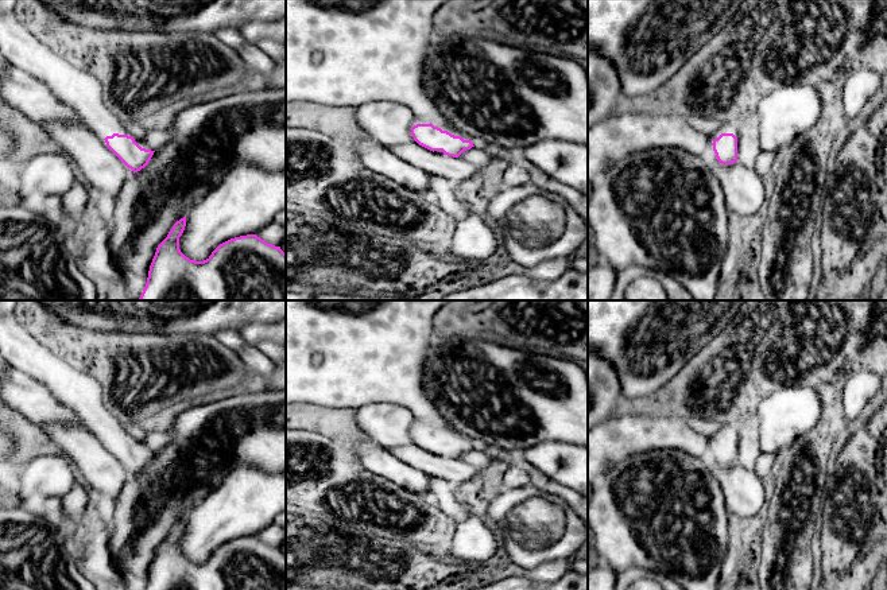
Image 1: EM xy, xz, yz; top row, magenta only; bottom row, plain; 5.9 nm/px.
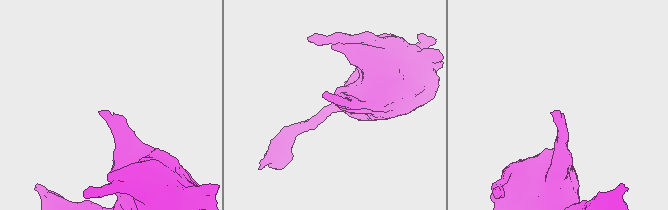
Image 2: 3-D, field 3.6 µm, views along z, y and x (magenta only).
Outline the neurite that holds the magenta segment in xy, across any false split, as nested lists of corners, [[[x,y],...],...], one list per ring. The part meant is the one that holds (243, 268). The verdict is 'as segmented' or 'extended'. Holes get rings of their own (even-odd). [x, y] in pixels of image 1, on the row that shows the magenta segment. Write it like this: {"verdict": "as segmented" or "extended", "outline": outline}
{"verdict": "as segmented", "outline": [[[186,216],[158,245],[139,300],[286,300],[286,253],[280,247],[247,234],[220,244],[206,260],[195,261],[179,249],[185,226]]]}

